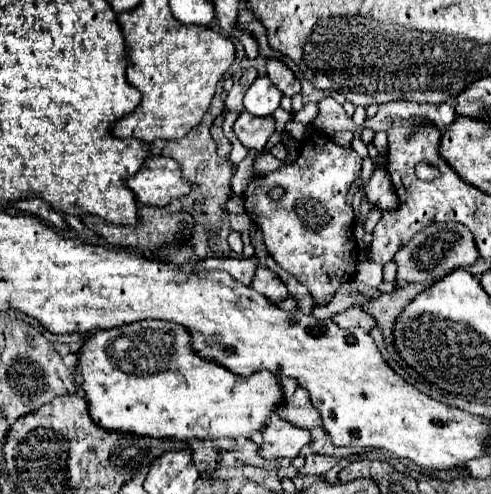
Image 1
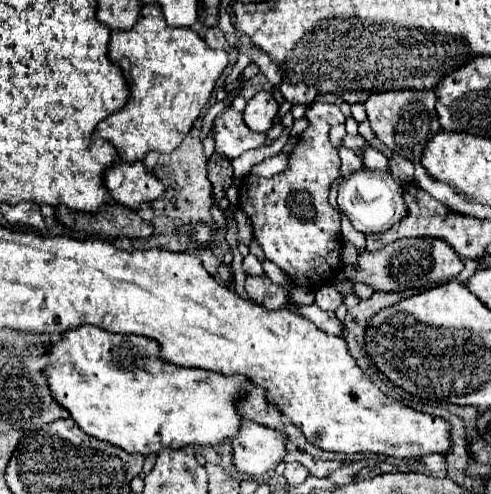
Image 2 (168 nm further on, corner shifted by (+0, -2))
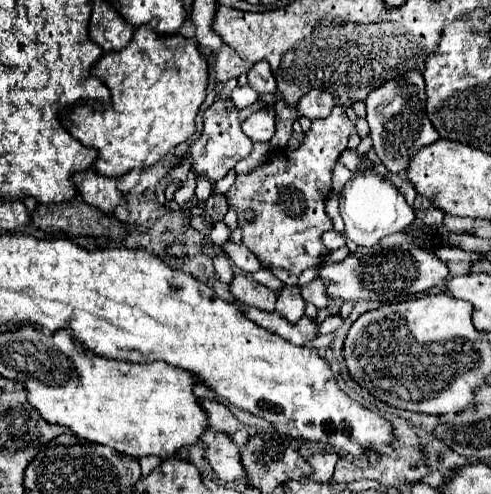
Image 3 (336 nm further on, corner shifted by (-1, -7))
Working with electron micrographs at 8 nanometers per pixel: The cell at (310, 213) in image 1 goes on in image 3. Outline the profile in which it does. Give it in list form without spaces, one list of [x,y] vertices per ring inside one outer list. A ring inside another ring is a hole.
[[[333,107],[329,117],[313,121],[299,149],[275,149],[261,167],[247,175],[237,175],[225,197],[237,211],[243,243],[265,265],[285,269],[297,277],[307,267],[319,265],[319,257],[327,253],[321,235],[333,229],[333,221],[325,213],[325,199],[331,193],[331,171],[339,155],[347,149],[347,137],[353,133],[355,125],[347,119],[343,107]],[[245,211],[253,211],[251,221],[245,219]]]

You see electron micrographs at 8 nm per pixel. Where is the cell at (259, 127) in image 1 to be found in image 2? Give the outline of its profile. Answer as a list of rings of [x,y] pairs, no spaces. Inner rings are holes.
[[[228,106],[224,112],[220,112],[214,120],[214,144],[216,154],[222,158],[234,160],[246,150],[254,150],[266,142],[266,134],[252,132],[246,124],[240,112],[236,112],[232,106]]]

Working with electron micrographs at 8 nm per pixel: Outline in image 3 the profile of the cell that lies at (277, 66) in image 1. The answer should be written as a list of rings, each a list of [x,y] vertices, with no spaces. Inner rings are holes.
[[[311,91],[299,99],[297,111],[299,115],[305,115],[309,119],[323,119],[331,113],[333,105],[335,105],[335,99],[328,91]]]

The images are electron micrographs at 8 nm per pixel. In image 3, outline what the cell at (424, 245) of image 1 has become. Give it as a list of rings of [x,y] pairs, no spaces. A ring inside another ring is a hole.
[[[359,247],[357,253],[347,255],[345,261],[325,265],[319,271],[319,277],[327,283],[329,297],[339,297],[345,301],[361,301],[373,299],[383,303],[401,301],[403,295],[423,293],[435,285],[443,285],[449,279],[449,267],[441,261],[431,249],[413,247],[413,249],[399,249],[389,251],[387,247]]]

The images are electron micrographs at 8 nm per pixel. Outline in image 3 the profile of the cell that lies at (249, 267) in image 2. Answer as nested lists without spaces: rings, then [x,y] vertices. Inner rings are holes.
[[[261,269],[261,271],[253,273],[253,279],[255,279],[257,283],[263,283],[265,287],[269,287],[269,289],[273,289],[273,291],[279,291],[279,289],[283,287],[283,283],[271,273],[271,269]]]

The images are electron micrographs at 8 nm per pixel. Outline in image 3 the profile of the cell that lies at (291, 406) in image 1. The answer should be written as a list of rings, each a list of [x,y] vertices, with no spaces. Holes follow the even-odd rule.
[[[201,399],[201,407],[207,413],[207,423],[209,429],[215,431],[225,431],[227,435],[231,435],[235,439],[235,443],[239,447],[243,447],[245,443],[249,443],[249,439],[253,437],[247,429],[245,423],[241,423],[225,405],[221,405],[215,399]]]

